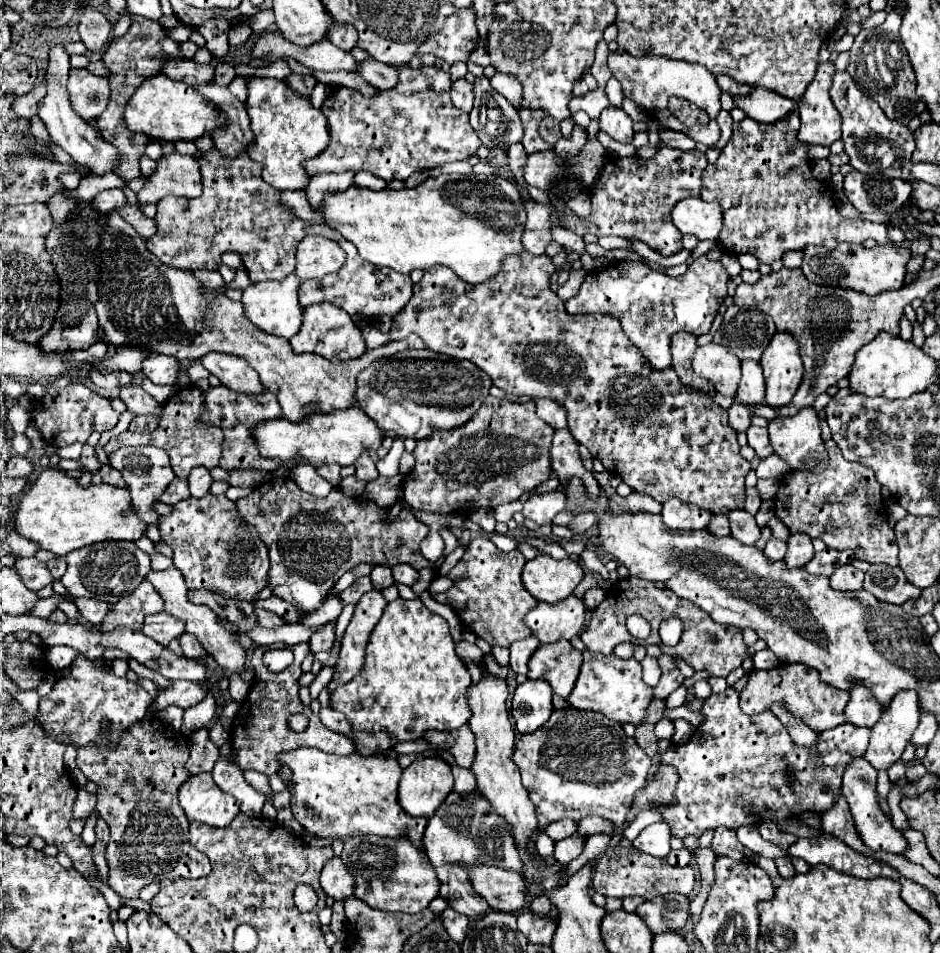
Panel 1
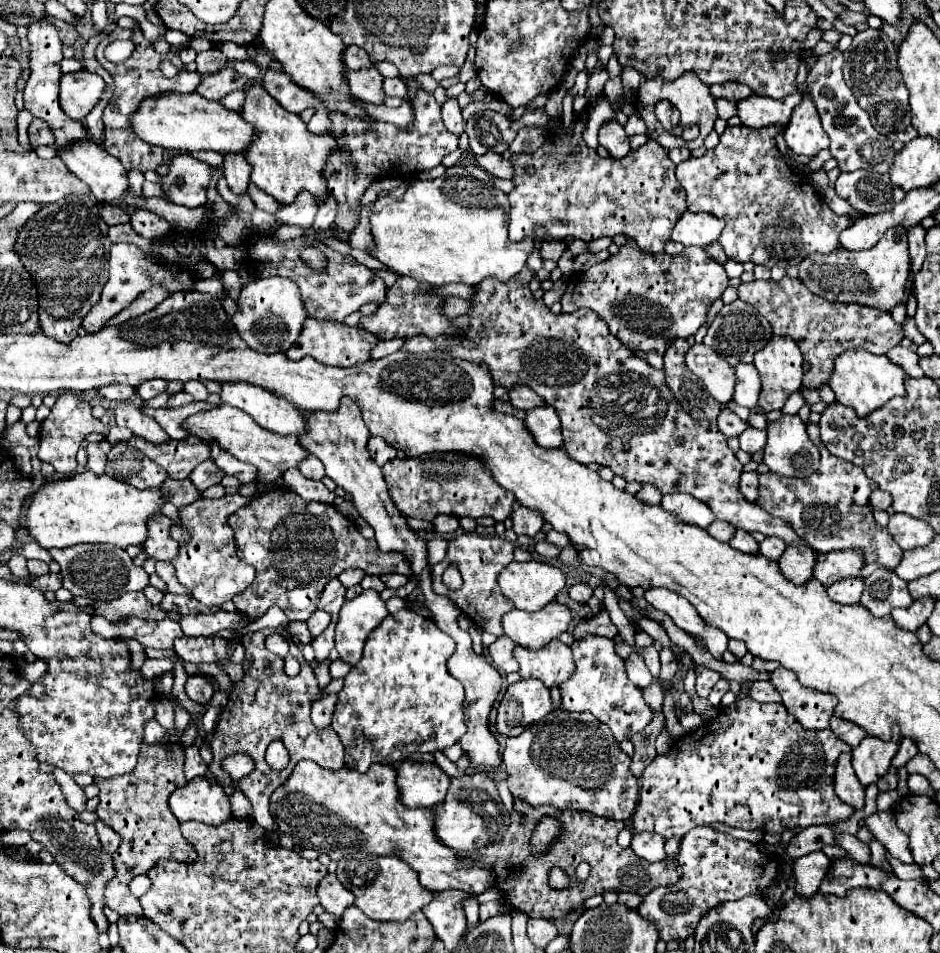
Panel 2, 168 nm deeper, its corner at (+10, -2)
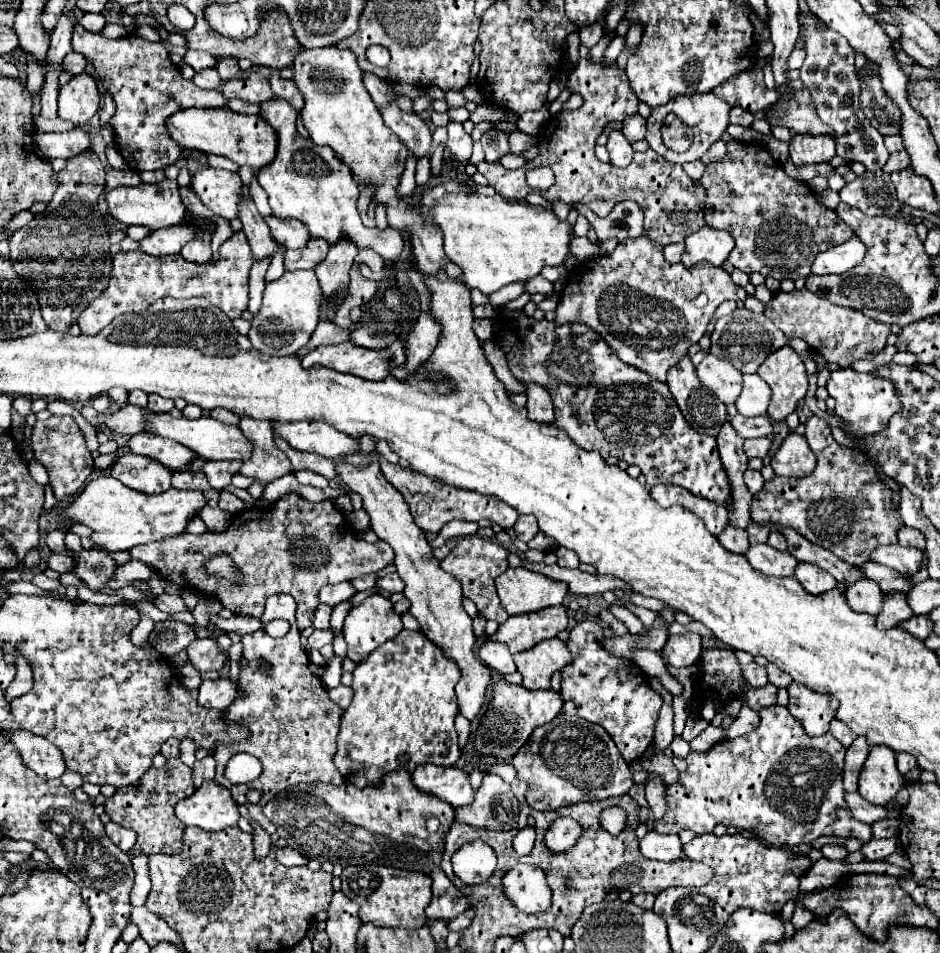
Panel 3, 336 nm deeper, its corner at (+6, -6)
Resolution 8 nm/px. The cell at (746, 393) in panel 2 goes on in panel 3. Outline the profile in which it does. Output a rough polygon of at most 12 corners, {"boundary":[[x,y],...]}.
{"boundary":[[743,375],[735,401],[745,417],[769,407],[769,385],[759,375]]}

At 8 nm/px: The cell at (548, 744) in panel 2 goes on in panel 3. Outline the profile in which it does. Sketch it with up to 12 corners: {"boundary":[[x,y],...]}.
{"boundary":[[575,715],[513,757],[527,803],[553,811],[629,793],[609,733]]}

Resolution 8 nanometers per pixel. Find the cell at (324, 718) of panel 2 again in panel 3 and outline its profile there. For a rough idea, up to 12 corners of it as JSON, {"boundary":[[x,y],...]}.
{"boundary":[[339,685],[329,691],[329,697],[347,709],[353,699],[353,689]]}

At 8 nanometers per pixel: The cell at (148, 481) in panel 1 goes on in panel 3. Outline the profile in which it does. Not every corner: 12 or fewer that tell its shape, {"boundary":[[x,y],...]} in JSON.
{"boundary":[[117,457],[111,477],[141,493],[171,487],[171,471],[150,457]]}

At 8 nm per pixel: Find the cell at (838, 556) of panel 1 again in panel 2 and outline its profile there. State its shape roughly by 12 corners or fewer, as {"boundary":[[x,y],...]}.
{"boundary":[[857,549],[817,553],[815,579],[829,587],[859,577]]}

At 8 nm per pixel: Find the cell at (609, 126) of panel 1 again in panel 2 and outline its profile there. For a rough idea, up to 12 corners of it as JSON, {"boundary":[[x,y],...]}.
{"boundary":[[613,119],[601,125],[599,143],[621,159],[629,153],[629,137]]}

